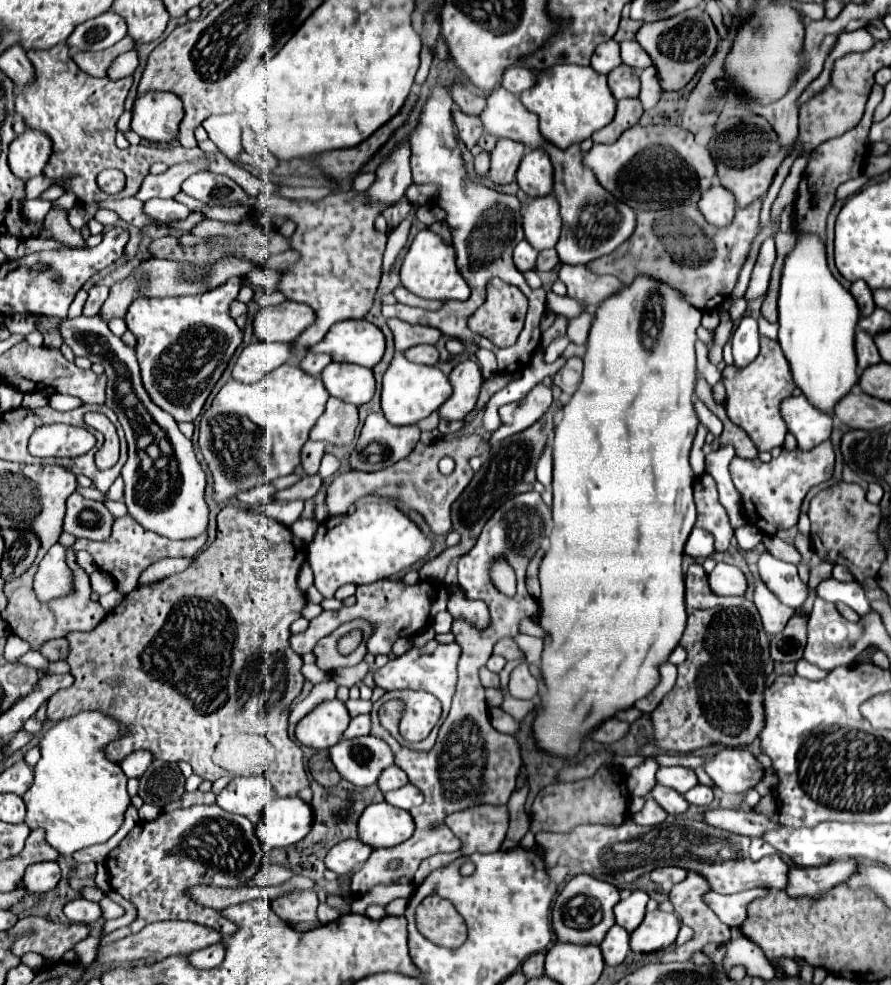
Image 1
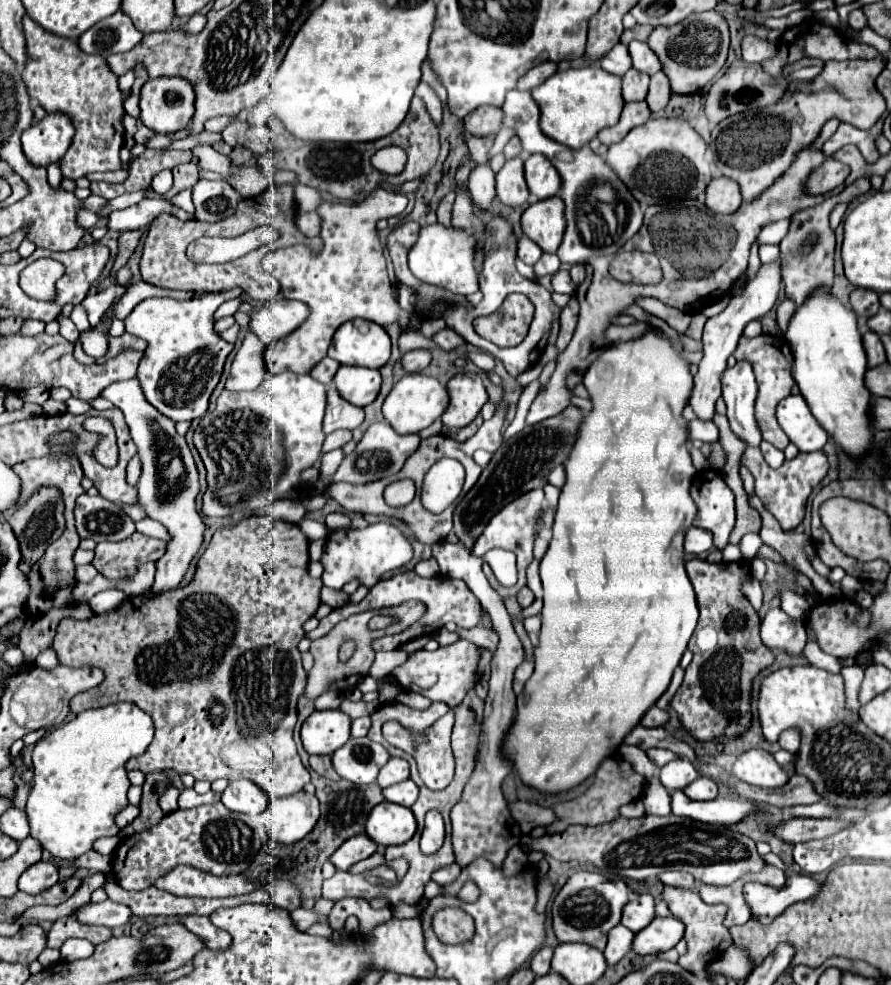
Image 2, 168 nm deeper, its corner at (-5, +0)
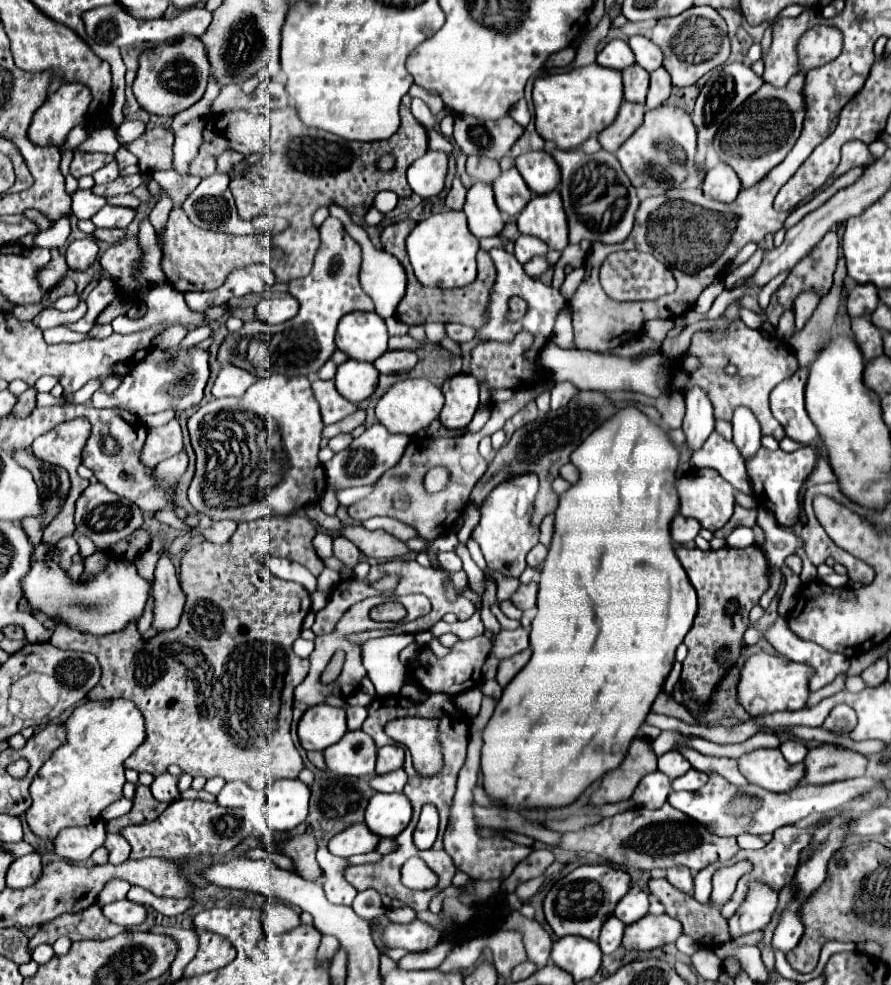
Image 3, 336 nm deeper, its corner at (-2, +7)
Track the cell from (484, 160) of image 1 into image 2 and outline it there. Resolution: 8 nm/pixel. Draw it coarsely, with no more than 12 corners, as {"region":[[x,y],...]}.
{"region":[[489,163],[471,171],[467,187],[481,209],[495,197]]}

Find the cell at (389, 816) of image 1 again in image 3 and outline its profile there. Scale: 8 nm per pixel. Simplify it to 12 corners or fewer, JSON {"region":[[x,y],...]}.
{"region":[[374,794],[366,826],[396,838],[412,818],[404,794]]}

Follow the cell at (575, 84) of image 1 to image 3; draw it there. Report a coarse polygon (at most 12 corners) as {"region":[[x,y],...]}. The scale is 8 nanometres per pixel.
{"region":[[622,72],[534,82],[538,134],[574,150],[616,120]]}

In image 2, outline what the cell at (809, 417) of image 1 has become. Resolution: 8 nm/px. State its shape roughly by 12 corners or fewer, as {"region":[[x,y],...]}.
{"region":[[801,395],[779,401],[777,421],[803,453],[829,439]]}

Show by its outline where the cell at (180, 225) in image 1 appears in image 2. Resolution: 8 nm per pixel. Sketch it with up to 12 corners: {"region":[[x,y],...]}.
{"region":[[127,231],[119,239],[115,271],[135,251],[143,231]]}

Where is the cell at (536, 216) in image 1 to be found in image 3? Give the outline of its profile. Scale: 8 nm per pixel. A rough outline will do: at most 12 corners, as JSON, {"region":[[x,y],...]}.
{"region":[[560,192],[534,196],[518,216],[518,230],[550,250],[568,246]]}

